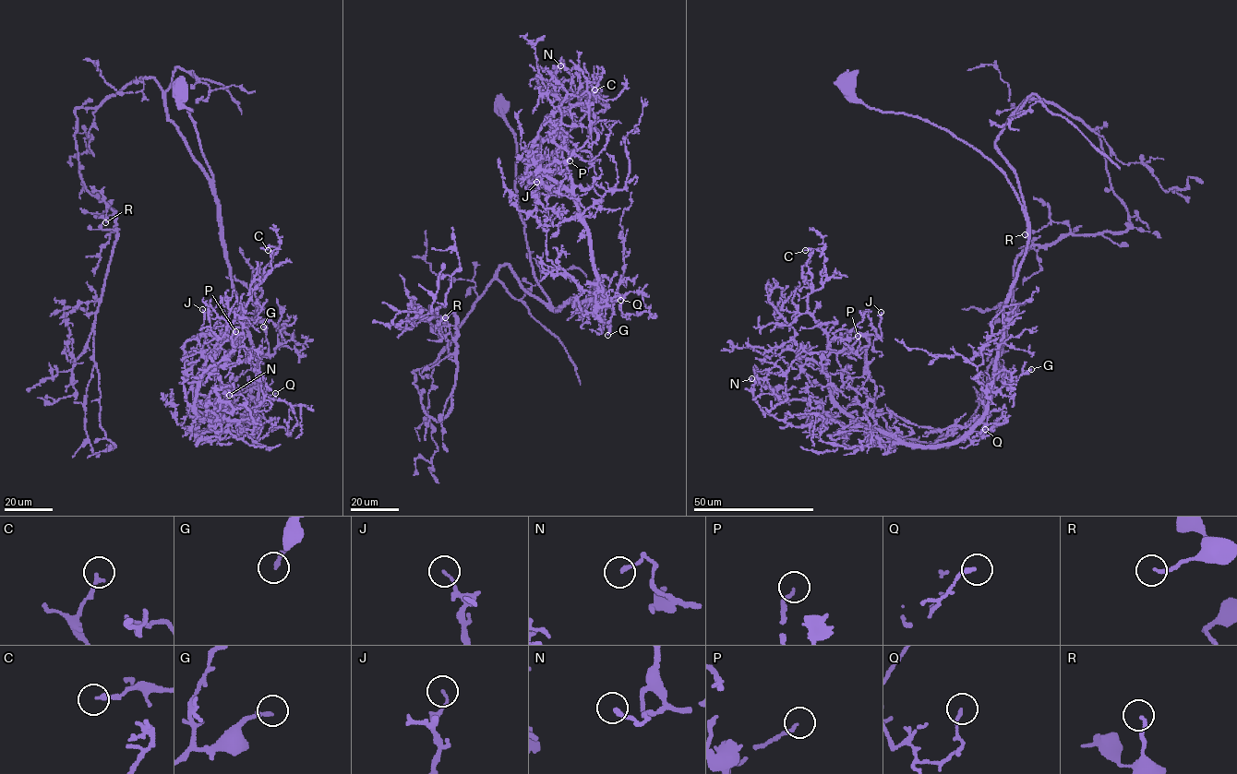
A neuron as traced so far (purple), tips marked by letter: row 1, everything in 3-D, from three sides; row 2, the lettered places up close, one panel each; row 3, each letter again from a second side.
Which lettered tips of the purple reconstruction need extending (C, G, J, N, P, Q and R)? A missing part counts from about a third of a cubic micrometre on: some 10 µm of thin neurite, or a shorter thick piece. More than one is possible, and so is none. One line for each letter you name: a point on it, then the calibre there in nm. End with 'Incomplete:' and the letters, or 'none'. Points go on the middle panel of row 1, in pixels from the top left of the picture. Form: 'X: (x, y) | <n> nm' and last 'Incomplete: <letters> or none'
Incomplete: none

